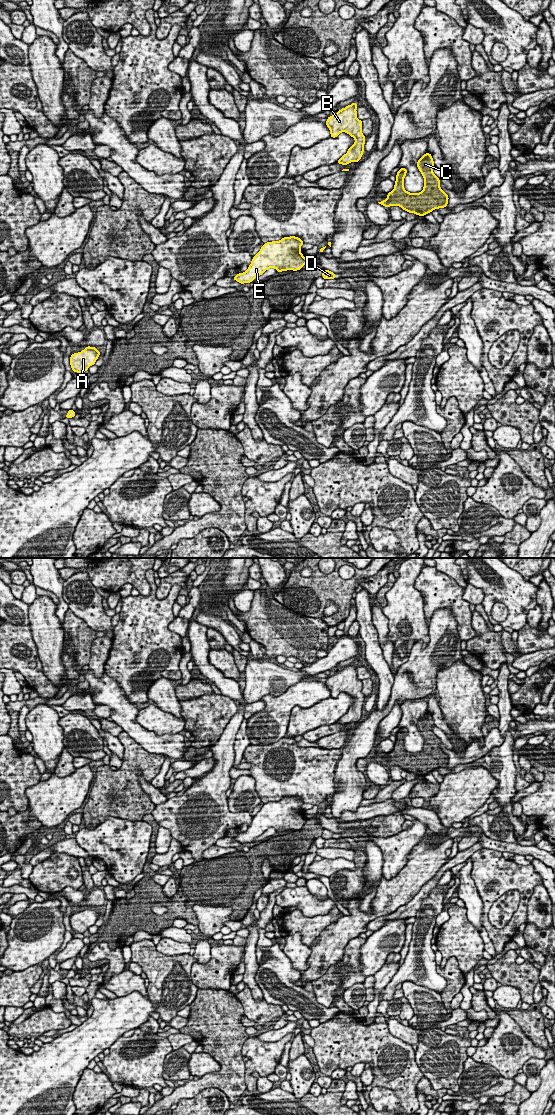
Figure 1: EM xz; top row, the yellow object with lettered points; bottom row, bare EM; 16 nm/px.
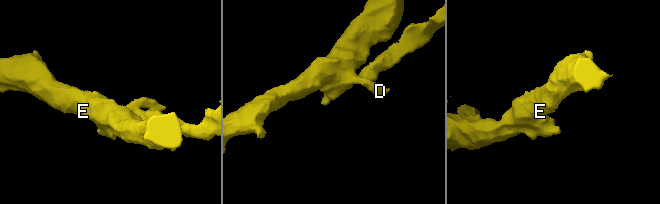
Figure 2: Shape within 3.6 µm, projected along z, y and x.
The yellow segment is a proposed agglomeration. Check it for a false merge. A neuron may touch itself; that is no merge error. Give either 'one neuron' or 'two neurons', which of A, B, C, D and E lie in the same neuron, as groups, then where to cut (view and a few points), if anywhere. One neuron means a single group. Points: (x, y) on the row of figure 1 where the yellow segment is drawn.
two neurons; A B D E / C; cut in xz along (305, 260), (306, 263)

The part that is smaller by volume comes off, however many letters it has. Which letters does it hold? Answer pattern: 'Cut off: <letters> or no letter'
Cut off: C

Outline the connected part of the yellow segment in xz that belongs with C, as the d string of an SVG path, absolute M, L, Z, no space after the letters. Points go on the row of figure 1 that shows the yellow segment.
M425 153L417 162L417 167L424 178L423 190L419 193L410 193L404 188L406 168L400 168L396 174L394 189L387 194L387 199L378 202L386 208L399 206L408 213L425 216L435 209L445 208L449 197L439 186L440 179L434 174L435 166L432 155Z

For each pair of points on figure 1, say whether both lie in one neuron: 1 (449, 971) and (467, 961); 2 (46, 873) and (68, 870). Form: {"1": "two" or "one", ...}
{"1": "two", "2": "one"}

